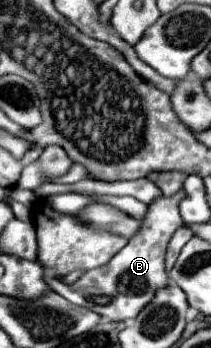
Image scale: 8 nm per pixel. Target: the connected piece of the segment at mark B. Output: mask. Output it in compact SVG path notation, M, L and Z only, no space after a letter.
M179 190L173 198L159 198L157 202L153 202L141 218L141 230L137 230L137 234L127 242L127 246L105 266L87 270L75 284L69 286L59 282L57 278L51 278L49 274L45 274L45 282L49 282L51 290L61 294L69 302L85 306L109 320L133 320L153 300L153 294L161 286L167 286L165 246L169 244L173 230L185 224L179 214L179 202L183 196L185 192Z

